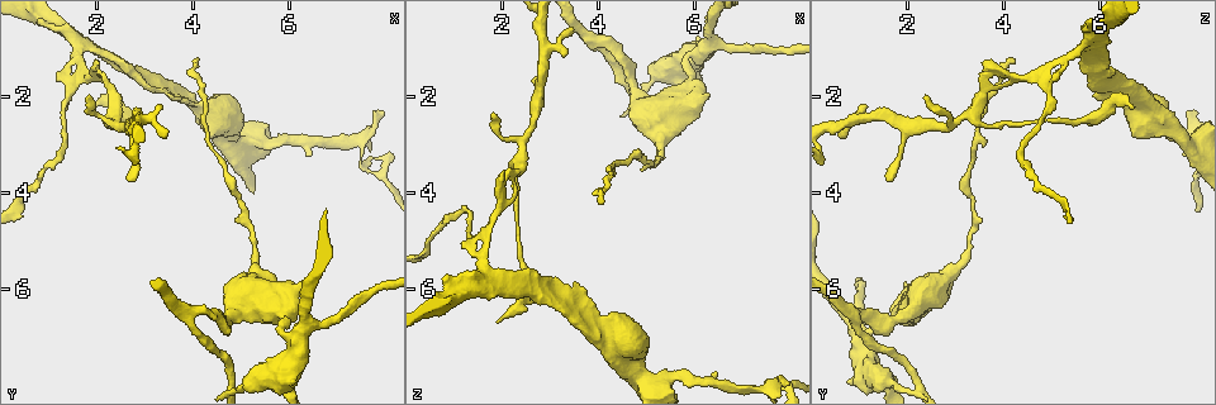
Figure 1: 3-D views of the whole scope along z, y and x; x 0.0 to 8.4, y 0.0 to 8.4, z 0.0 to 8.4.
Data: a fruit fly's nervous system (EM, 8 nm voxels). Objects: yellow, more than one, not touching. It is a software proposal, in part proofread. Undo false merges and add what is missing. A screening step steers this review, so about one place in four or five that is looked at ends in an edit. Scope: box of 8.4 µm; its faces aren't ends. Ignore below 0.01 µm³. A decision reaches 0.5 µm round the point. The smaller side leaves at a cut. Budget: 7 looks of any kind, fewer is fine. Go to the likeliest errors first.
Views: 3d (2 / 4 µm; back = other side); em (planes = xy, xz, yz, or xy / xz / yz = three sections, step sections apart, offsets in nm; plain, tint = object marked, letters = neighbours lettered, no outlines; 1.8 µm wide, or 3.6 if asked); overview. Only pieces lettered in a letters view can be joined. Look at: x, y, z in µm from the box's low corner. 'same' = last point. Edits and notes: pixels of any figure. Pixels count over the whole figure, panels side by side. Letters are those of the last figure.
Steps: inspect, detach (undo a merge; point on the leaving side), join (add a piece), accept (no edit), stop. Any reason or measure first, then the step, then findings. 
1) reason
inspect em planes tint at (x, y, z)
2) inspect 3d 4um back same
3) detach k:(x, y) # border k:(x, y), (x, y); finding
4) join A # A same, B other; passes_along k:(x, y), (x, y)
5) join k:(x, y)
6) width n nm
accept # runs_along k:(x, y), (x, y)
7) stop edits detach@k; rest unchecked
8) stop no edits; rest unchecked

thick turns thin
inspect em 3.6um xz step 16 letters at (4.15, 2.25, 7.10)

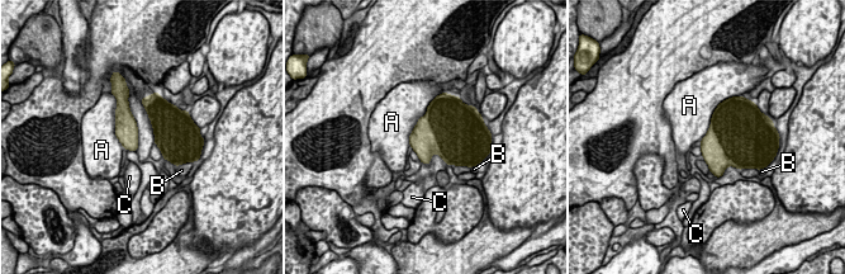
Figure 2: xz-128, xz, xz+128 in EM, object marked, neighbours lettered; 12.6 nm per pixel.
accept # A other, B other, C other; border 2:(433, 98), (413, 128), (409, 145); one cell here

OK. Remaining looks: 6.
free end
inspect 3d 4um at (1.90, 2.25, 6.75)

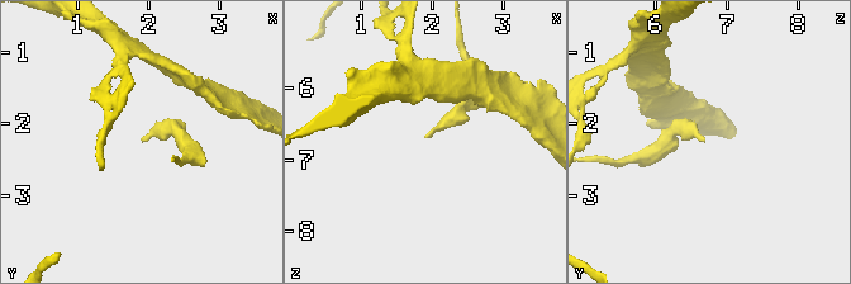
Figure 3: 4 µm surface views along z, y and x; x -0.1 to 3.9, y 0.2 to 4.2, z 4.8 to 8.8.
inspect em xz step 8 letters at (1.95, 2.25, 6.65)

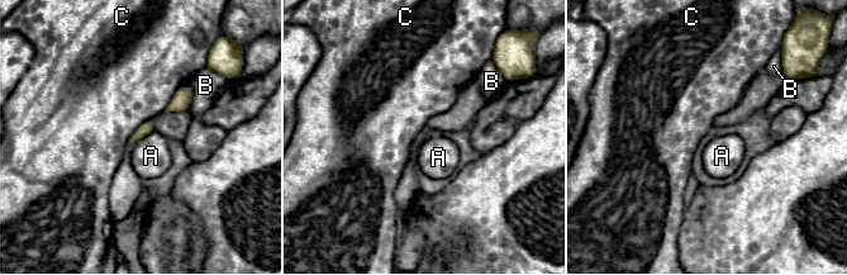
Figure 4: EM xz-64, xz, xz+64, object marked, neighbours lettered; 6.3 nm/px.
another direction
inspect em planes letters same

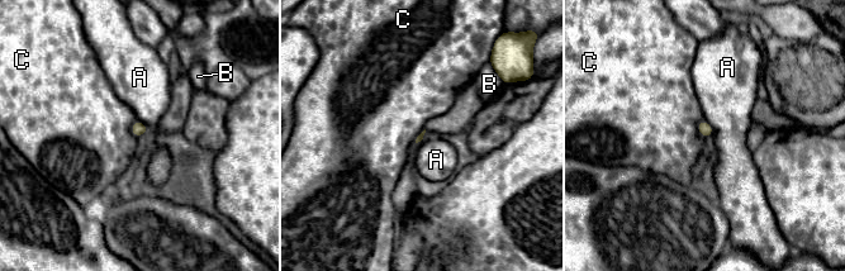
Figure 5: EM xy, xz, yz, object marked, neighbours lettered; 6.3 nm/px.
longest_contact C 120 nm
accept # A other, B other, C other; none of them fits

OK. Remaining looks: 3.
thin end
inspect 3d 2um at (2.35, 1.80, 3.90)

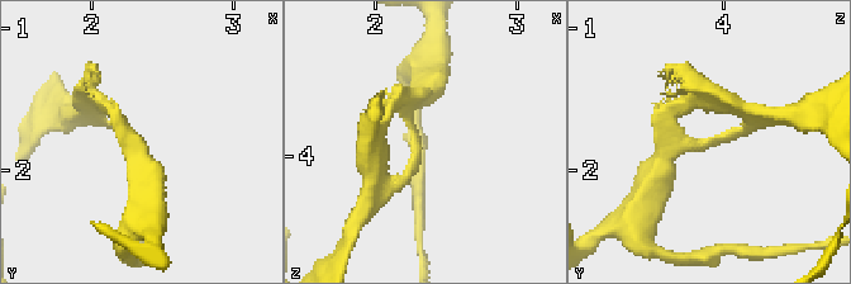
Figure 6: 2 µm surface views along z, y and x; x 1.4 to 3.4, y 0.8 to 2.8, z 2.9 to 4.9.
need the tissue
inspect em planes plain at (2.32, 1.86, 3.90)

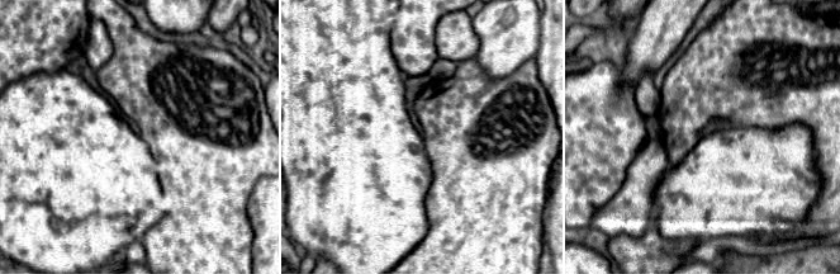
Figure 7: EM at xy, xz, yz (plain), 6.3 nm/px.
inspect em planes letters same

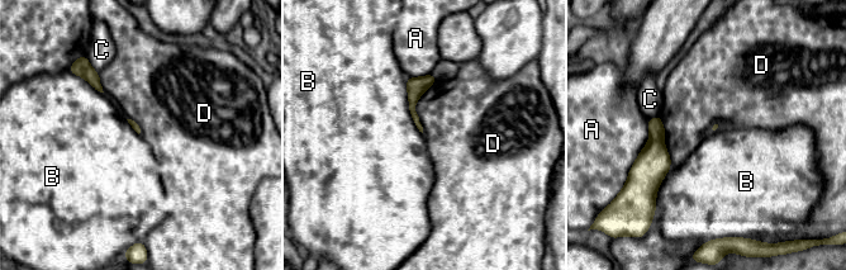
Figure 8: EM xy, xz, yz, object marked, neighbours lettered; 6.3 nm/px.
detach 8:(652, 164) # A other, B other, C other, D other; two cells meet here

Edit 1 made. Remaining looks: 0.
stop edits detach@8; rest unchecked

